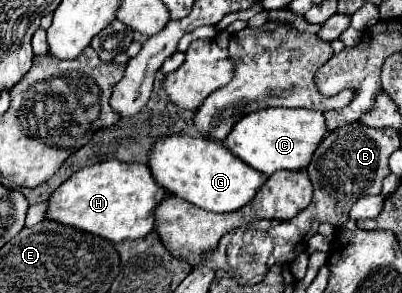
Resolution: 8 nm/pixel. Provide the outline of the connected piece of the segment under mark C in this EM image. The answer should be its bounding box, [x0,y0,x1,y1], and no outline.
[224,108,328,176]

